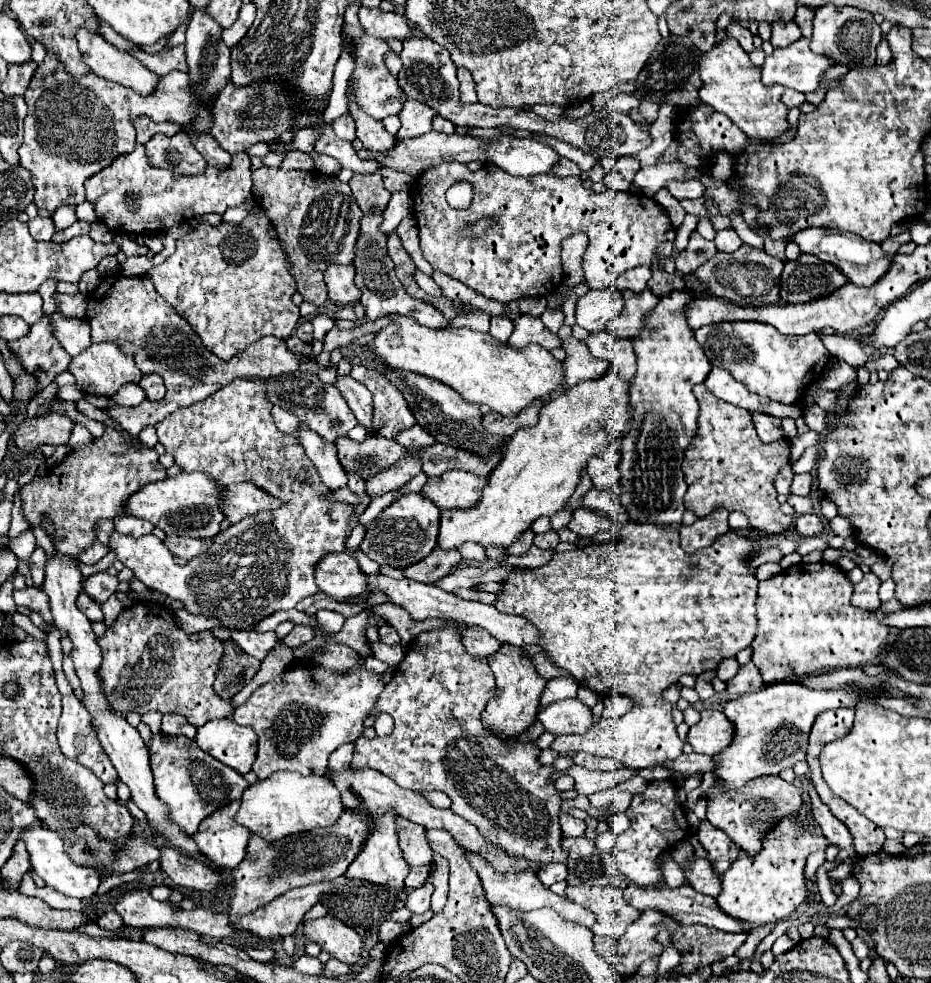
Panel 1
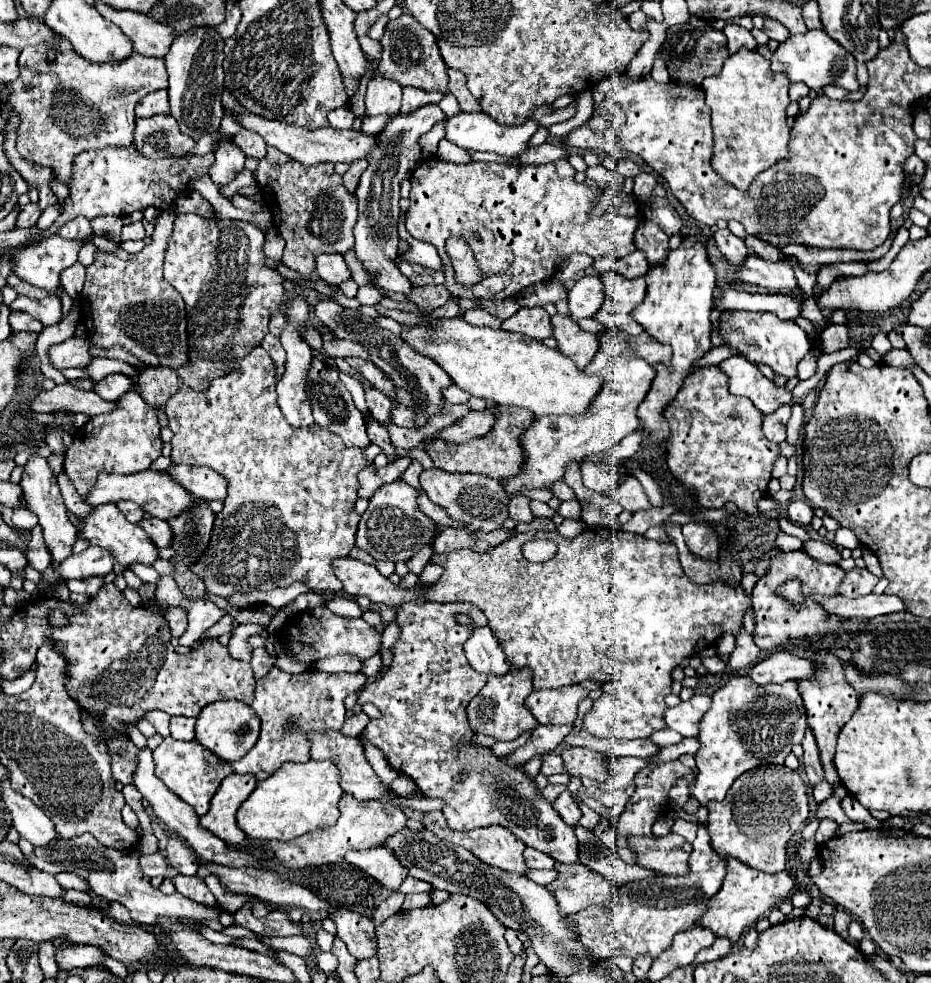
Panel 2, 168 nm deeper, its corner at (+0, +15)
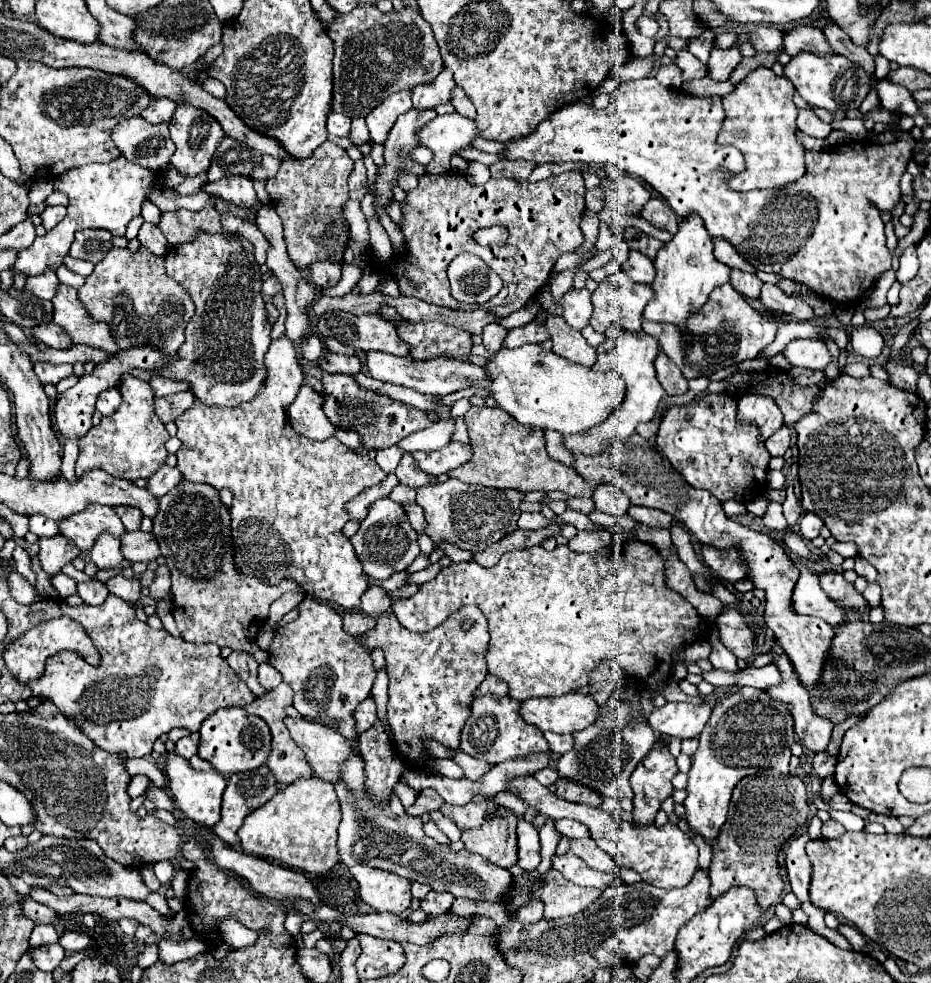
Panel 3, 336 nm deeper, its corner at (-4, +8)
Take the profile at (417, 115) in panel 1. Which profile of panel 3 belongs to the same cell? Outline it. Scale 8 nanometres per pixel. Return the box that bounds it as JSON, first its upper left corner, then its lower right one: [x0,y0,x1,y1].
[412,68,456,110]

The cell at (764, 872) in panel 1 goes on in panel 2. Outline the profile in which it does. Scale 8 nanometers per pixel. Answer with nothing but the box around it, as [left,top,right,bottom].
[696,859,794,943]

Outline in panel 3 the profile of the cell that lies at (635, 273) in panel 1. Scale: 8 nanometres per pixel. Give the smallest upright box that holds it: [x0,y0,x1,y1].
[622,252,656,284]

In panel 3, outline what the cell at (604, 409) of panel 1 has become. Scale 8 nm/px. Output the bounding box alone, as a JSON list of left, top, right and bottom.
[562,328,664,456]

